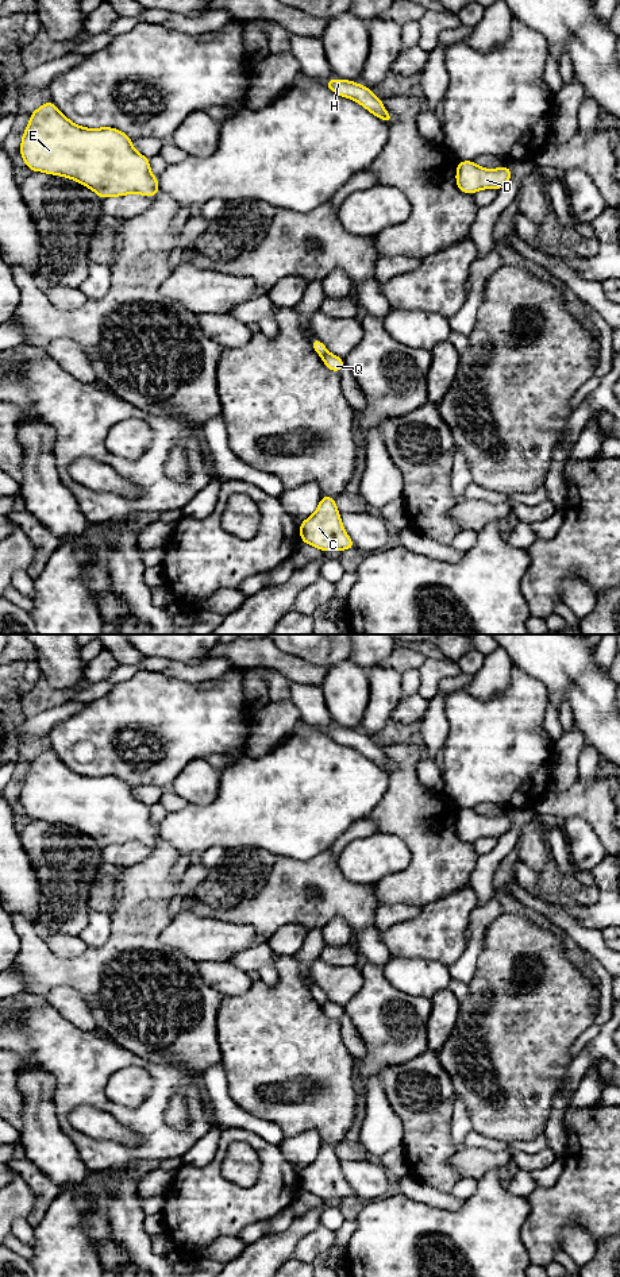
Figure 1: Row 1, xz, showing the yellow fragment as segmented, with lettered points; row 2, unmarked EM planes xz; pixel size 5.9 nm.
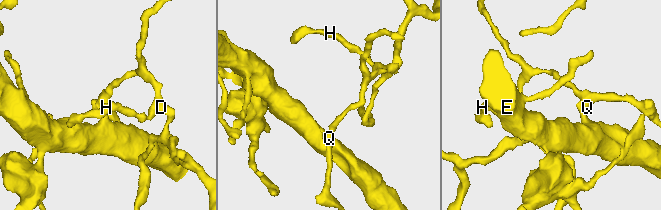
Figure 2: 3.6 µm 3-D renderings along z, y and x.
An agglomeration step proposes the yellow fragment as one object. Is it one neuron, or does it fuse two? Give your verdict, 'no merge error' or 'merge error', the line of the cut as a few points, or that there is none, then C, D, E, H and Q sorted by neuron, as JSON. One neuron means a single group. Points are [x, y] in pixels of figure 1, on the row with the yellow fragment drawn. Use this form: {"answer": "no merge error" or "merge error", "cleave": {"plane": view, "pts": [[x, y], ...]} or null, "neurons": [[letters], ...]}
{"answer": "merge error", "cleave": {"plane": "xz", "pts": [[328, 352], [322, 358]]}, "neurons": [["C", "D", "H", "Q"], ["E"]]}

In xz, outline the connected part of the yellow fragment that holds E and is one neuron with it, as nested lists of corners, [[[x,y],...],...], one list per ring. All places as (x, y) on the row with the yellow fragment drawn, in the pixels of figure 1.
[[[49,100],[30,115],[22,134],[19,153],[27,167],[46,174],[68,177],[93,190],[101,200],[131,193],[155,197],[159,192],[158,177],[150,170],[150,158],[132,147],[132,139],[113,127],[85,128],[70,121]]]

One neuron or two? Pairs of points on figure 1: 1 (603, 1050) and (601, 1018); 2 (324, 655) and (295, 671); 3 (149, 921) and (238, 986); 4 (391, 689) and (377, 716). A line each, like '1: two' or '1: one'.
1: two
2: two
3: two
4: one

